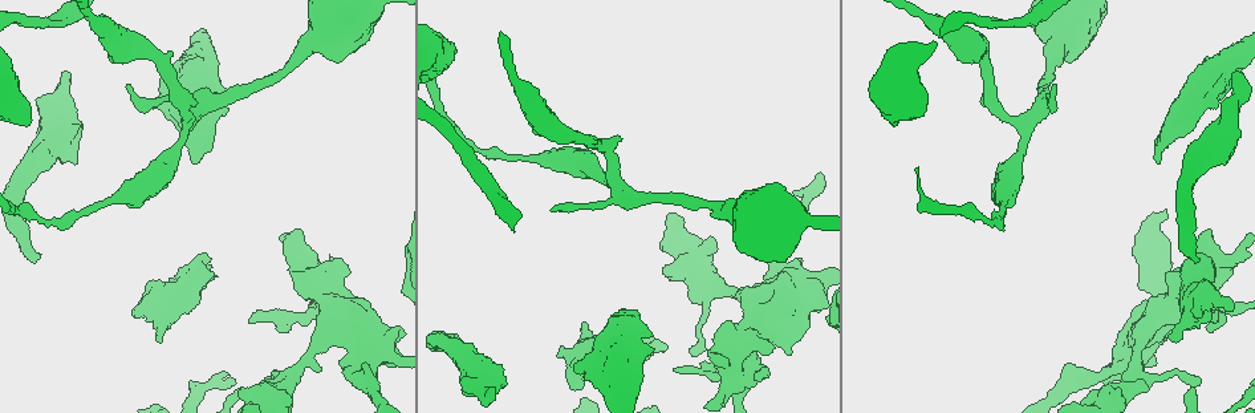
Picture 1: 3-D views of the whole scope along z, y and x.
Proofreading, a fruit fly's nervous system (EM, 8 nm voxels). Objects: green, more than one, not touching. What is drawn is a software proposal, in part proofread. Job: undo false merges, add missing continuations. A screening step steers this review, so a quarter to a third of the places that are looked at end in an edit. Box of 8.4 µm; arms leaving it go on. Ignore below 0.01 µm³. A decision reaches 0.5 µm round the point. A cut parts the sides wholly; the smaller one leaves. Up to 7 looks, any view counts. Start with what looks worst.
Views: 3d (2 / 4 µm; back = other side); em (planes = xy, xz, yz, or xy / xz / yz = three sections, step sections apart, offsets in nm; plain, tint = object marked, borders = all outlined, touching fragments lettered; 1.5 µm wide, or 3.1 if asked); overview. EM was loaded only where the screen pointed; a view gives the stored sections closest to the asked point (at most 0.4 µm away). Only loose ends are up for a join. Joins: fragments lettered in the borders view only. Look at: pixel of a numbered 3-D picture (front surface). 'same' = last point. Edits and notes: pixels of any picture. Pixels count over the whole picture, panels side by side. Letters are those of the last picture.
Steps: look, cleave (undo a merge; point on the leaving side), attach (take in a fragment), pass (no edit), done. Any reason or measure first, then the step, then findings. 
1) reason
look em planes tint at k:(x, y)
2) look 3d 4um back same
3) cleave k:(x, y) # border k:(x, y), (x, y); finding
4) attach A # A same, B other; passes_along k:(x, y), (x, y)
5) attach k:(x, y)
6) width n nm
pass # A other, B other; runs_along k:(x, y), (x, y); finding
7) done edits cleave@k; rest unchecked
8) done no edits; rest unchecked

thick end
look em planes borders at 1:(895, 125)

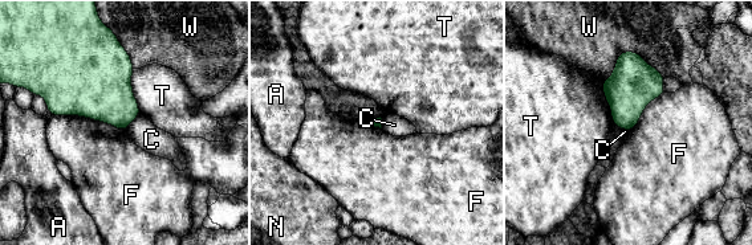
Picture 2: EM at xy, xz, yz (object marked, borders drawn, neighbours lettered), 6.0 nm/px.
pass # A other, C other, F other, N other, T other, W other; border 2:(49, 113), (84, 115), (125, 130); none of them fits

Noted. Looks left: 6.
thick end
look em planes plain at 1:(1211, 232)

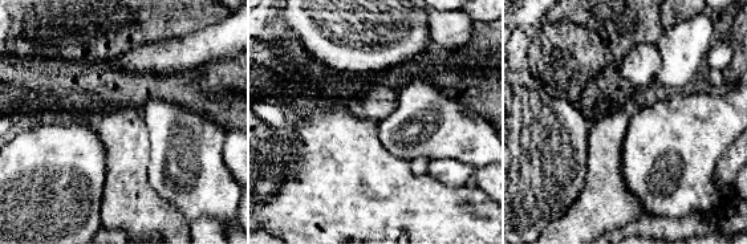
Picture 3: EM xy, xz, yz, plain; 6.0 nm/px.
look em planes borders same

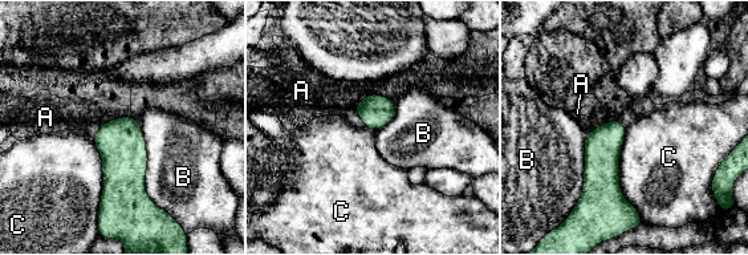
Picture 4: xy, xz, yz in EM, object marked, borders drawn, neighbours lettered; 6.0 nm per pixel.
pass # A other, B other, C other; border 4:(625, 128), (620, 189), (641, 218); no lettered fragment goes on from it

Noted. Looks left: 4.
thick turns thin
look em 3.1um planes tint at 1:(1056, 47)

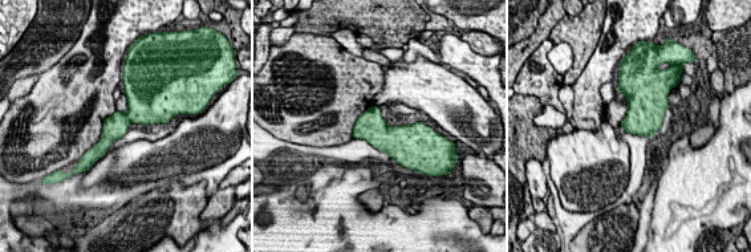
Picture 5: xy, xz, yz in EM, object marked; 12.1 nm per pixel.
look em 3.1um planes borders same

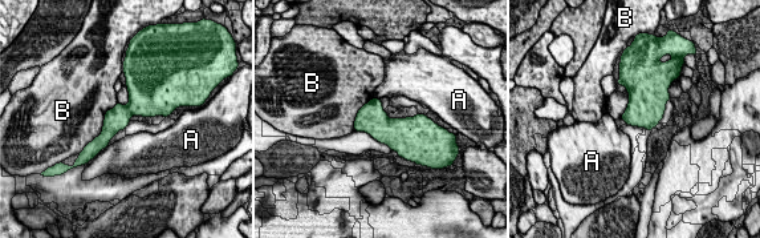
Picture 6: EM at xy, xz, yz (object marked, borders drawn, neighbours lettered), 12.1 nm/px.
pass # A other, B other; border 6:(118, 103), (88, 142); continuous, no second neuron

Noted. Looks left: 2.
done no edits; rest unchecked

